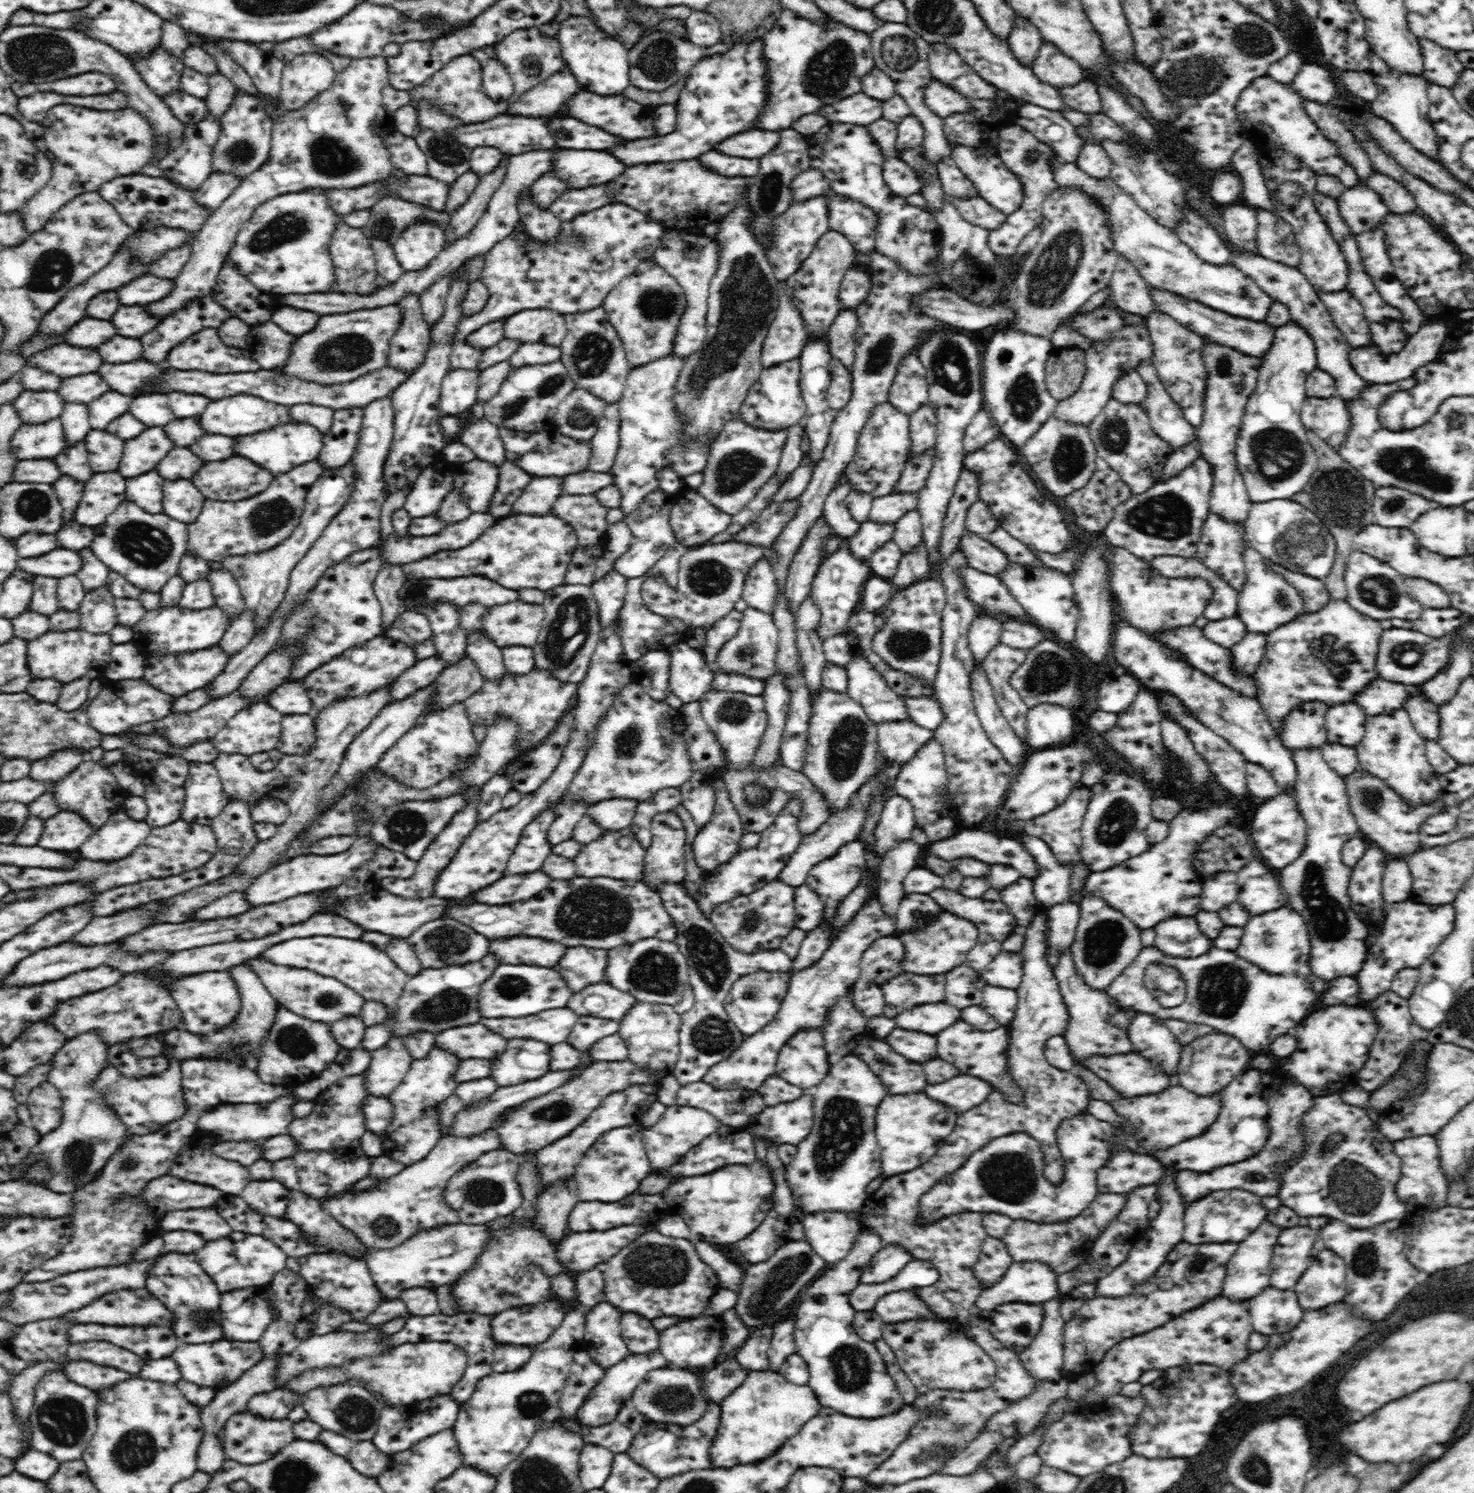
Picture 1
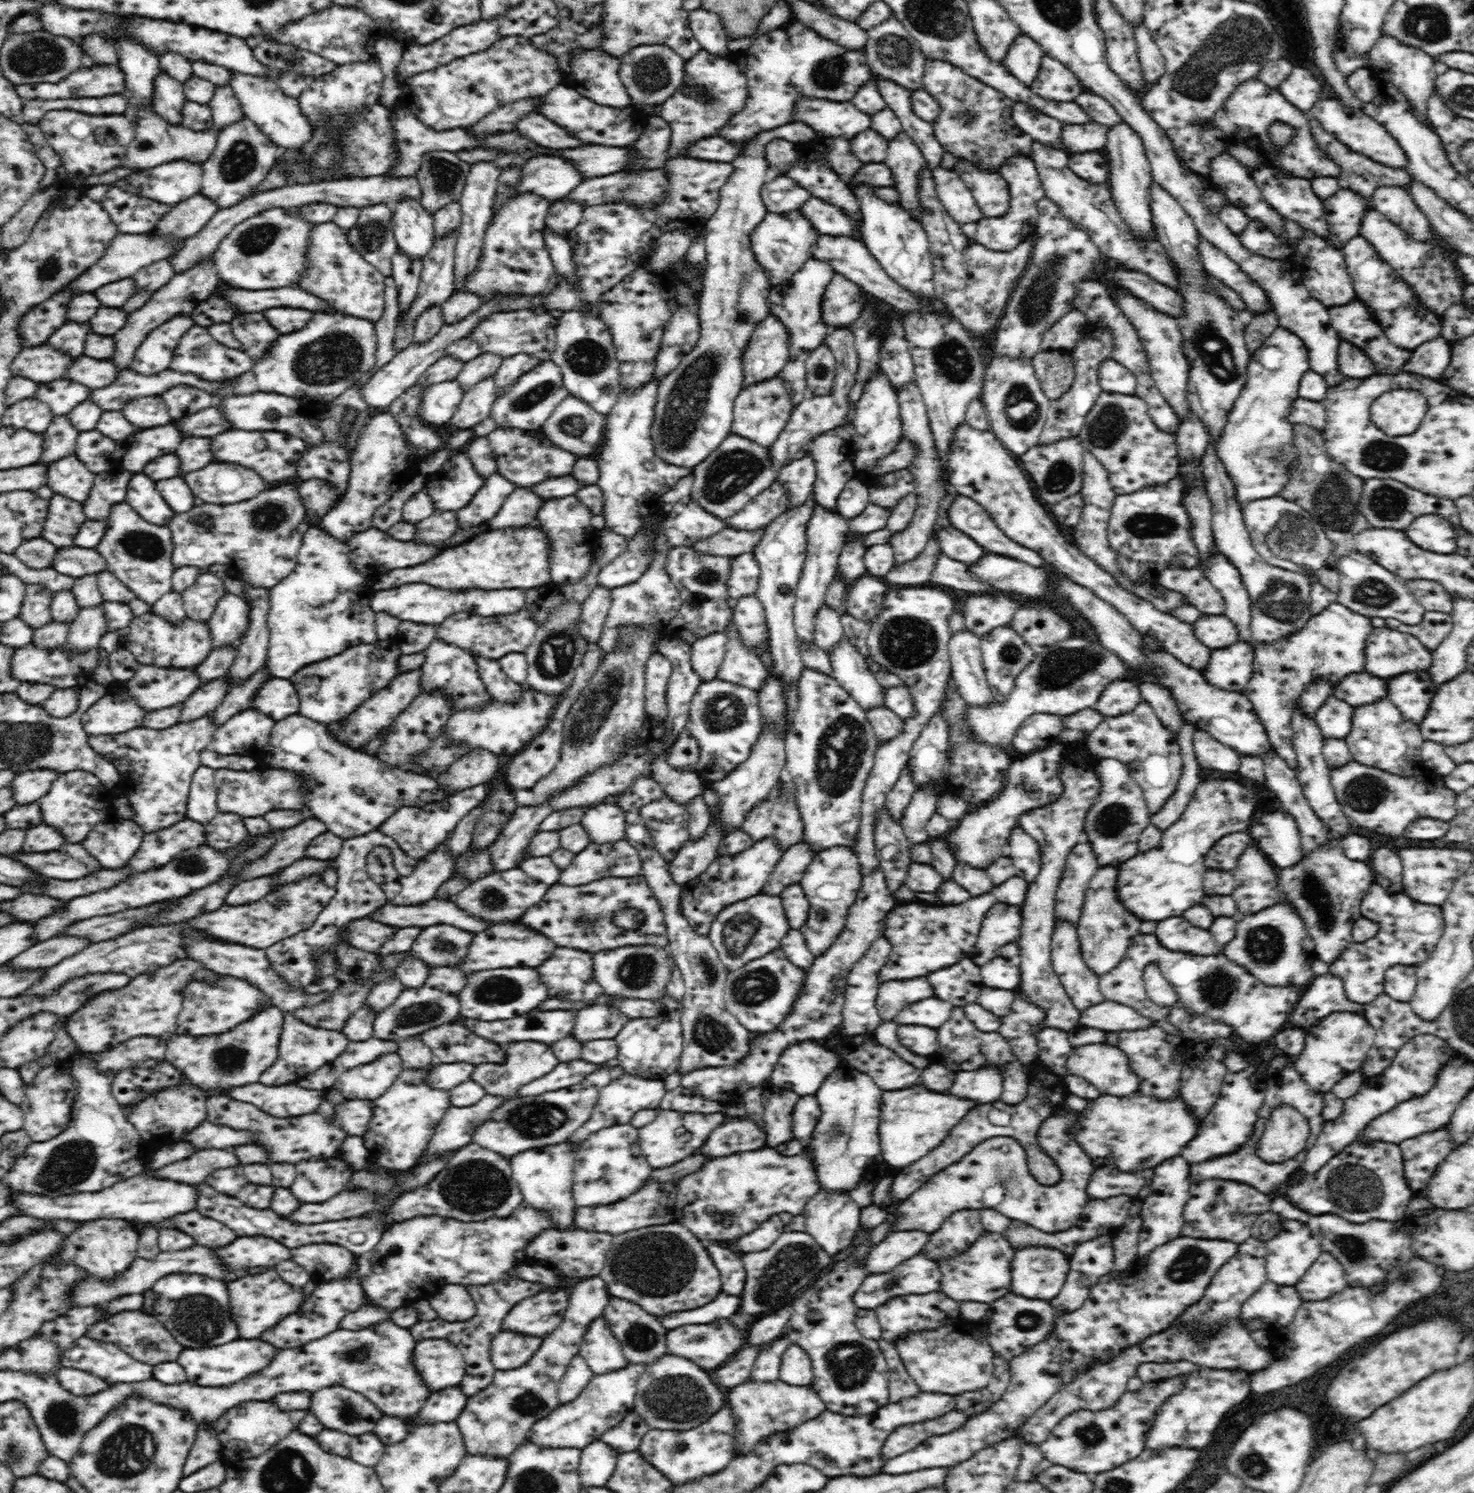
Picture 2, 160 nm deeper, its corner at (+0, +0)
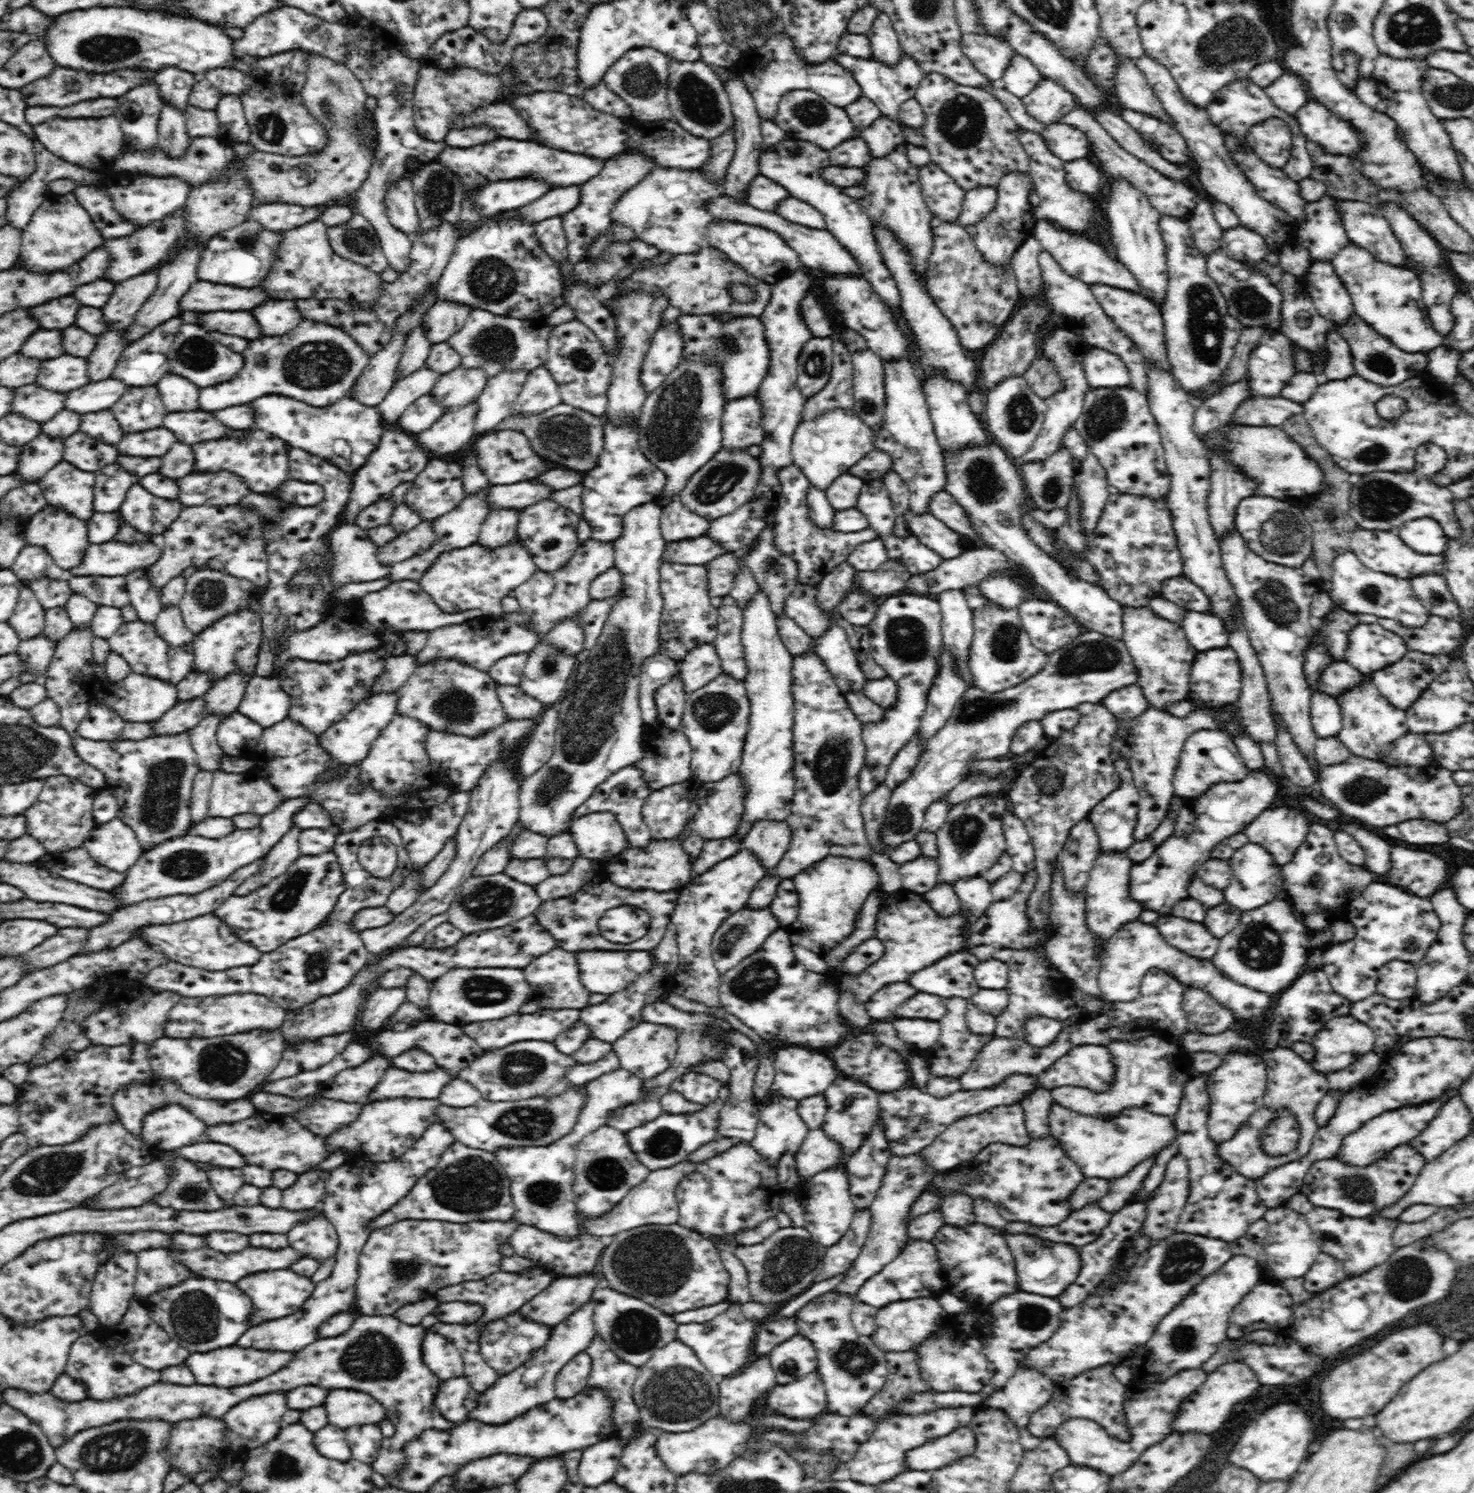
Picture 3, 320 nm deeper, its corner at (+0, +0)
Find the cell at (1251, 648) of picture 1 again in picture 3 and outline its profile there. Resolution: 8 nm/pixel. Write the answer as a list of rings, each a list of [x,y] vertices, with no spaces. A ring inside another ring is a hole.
[[[1228,646],[1197,651],[1191,668],[1190,691],[1187,699],[1207,706],[1222,707],[1236,703],[1241,693],[1242,671],[1236,651]]]

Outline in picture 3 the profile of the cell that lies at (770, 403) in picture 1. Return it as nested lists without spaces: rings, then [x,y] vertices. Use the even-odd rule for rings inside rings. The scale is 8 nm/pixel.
[[[755,395],[728,401],[721,416],[722,449],[748,449],[753,444],[759,445],[765,437],[765,432],[761,427],[762,415],[758,397]]]

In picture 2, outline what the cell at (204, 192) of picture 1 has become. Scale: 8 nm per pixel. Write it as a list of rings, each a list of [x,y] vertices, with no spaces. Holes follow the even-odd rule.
[[[198,193],[175,204],[156,223],[155,234],[173,238],[193,237],[218,212],[217,204]]]

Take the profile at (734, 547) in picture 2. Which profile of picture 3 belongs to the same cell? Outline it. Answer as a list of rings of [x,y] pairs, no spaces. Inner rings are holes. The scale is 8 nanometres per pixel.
[[[705,535],[680,542],[668,542],[663,550],[663,562],[686,565],[705,565],[721,554],[728,553],[718,543]]]

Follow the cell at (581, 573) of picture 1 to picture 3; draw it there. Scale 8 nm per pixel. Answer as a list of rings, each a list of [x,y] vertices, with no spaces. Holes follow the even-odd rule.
[[[549,498],[521,509],[516,527],[517,539],[530,554],[538,569],[554,572],[563,567],[580,546],[576,527],[581,515],[556,504]]]

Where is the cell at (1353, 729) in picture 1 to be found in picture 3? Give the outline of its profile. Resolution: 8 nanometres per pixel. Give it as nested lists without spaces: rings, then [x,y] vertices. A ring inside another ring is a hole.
[[[1314,691],[1311,696],[1312,726],[1319,738],[1336,737],[1342,730],[1341,708],[1332,695]]]

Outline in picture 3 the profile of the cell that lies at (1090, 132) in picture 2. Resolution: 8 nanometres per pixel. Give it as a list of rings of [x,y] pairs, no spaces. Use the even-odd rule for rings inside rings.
[[[1054,123],[1048,125],[1041,135],[1047,147],[1064,162],[1093,155],[1088,137],[1075,126]]]

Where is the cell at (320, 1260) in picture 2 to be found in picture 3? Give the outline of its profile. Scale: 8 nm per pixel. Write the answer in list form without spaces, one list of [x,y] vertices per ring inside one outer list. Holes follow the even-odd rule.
[[[314,1215],[314,1218],[300,1222],[287,1233],[289,1246],[301,1257],[310,1257],[322,1264],[326,1259],[334,1257],[340,1242],[335,1227],[325,1215]]]

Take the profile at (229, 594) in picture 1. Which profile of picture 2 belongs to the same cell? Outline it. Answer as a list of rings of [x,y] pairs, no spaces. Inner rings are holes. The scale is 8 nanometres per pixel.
[[[226,592],[220,598],[207,622],[213,649],[222,648],[222,646],[240,648],[250,622],[249,610],[250,606],[242,597]]]

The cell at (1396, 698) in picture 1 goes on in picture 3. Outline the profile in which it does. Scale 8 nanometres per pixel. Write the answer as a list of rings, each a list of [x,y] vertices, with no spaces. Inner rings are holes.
[[[1332,661],[1321,673],[1318,681],[1320,692],[1340,696],[1345,690],[1361,683],[1363,673],[1346,661]]]

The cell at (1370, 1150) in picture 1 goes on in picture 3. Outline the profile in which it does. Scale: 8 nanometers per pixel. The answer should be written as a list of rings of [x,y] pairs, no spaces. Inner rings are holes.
[[[1409,1144],[1396,1146],[1370,1166],[1348,1166],[1337,1157],[1319,1160],[1312,1164],[1312,1170],[1308,1170],[1302,1192],[1314,1206],[1328,1206],[1340,1210],[1342,1214],[1364,1218],[1380,1214],[1378,1210],[1403,1197],[1425,1164],[1424,1157]]]

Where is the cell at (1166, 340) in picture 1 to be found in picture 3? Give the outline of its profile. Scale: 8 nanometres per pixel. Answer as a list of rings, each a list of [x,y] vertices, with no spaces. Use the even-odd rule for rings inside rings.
[[[1090,284],[1092,295],[1105,310],[1106,315],[1120,328],[1132,342],[1140,349],[1147,363],[1160,365],[1162,369],[1171,373],[1171,366],[1167,357],[1165,343],[1166,331],[1164,331],[1164,319],[1162,319],[1161,307],[1154,305],[1149,299],[1132,291],[1106,286],[1102,284]]]

